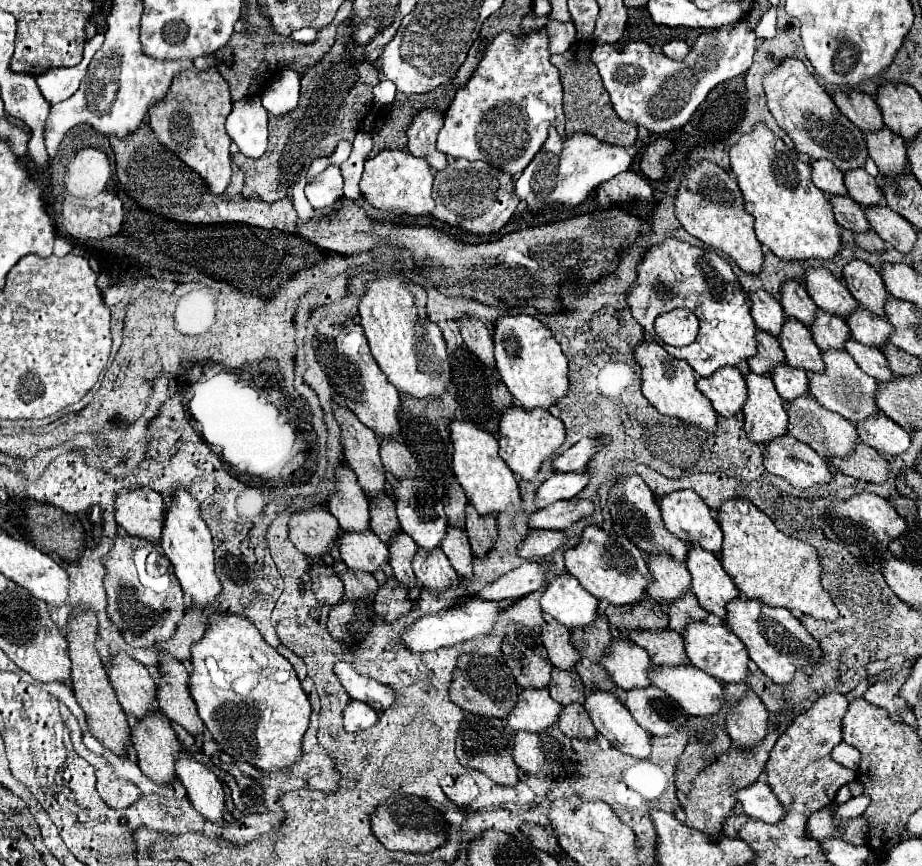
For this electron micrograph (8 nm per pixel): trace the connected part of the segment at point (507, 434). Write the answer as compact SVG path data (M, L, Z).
M512 406L500 418L500 432L498 432L500 456L522 480L534 480L544 460L556 454L556 450L564 444L564 438L566 438L566 432L564 432L562 420L558 420L548 410L528 412L528 410L520 410L518 406Z

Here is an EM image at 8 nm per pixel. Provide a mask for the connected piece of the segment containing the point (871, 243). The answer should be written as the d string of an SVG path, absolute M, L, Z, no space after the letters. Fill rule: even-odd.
M874 230L872 232L864 232L864 234L856 234L856 244L860 248L864 248L866 252L884 252L886 250L884 240L880 236L876 236Z

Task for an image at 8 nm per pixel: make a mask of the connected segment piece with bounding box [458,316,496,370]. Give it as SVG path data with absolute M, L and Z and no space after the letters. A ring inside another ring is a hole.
M458 318L462 338L468 346L468 350L482 360L482 364L488 364L488 368L496 370L496 360L494 360L494 340L490 330L478 320L478 318Z

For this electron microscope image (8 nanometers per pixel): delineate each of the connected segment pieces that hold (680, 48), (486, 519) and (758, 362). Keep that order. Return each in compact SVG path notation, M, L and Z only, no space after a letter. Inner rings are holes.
M676 42L676 44L672 44L672 46L666 46L666 44L664 44L664 48L662 48L662 50L664 50L664 54L666 54L668 58L678 60L678 62L680 62L680 60L684 60L684 58L688 56L688 52L690 52L690 48L688 48L688 46L684 46L682 42Z
M468 506L466 508L466 534L470 538L472 552L478 558L486 558L498 538L496 520L492 516L480 516L474 510L474 506Z
M758 332L756 334L756 342L758 342L758 354L748 360L748 366L750 366L750 370L754 374L770 376L774 368L786 364L784 350L780 348L780 342L774 336Z

